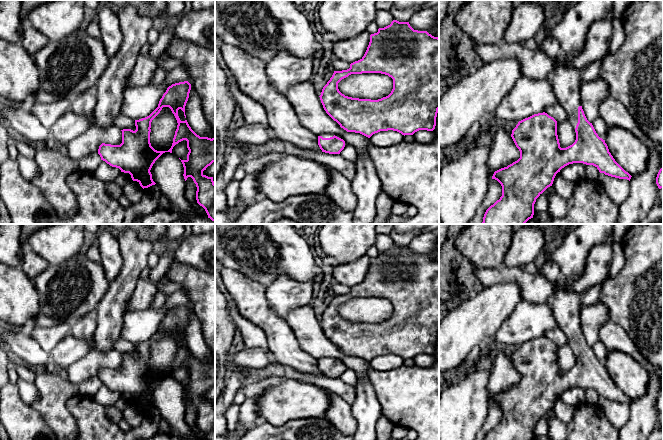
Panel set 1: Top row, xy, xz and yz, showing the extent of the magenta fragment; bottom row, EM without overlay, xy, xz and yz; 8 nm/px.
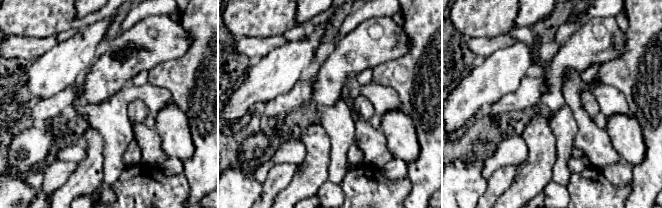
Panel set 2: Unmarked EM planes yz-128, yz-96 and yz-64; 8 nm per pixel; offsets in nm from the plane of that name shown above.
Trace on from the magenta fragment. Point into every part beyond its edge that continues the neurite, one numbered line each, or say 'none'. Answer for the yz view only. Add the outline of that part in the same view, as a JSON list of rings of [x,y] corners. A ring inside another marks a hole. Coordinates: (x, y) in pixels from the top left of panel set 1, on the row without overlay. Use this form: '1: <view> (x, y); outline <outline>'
1: yz (566, 304); outline [[[565,278],[553,282],[553,296],[549,304],[561,334],[568,339],[568,344],[575,353],[578,347],[578,331],[581,330],[581,296],[566,289],[564,283]]]

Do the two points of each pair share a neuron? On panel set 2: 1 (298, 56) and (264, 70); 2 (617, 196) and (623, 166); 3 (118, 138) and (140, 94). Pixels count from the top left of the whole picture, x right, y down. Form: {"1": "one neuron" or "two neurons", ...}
{"1": "one neuron", "2": "two neurons", "3": "one neuron"}

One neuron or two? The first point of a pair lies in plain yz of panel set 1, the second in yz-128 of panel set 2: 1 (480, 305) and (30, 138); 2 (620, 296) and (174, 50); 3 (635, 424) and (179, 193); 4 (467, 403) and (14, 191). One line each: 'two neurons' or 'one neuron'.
1: two neurons
2: two neurons
3: two neurons
4: one neuron

